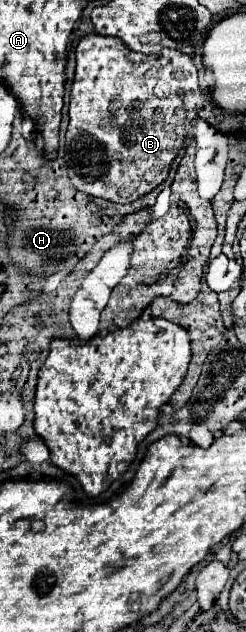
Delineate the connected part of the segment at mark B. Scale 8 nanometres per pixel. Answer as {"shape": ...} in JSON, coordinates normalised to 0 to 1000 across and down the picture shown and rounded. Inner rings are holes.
{"shape":[[[350,55],[325,71],[309,74],[309,119],[301,119],[301,131],[293,131],[293,144],[285,144],[285,198],[268,207],[268,258],[276,258],[276,277],[293,293],[333,302],[358,305],[374,312],[407,312],[407,315],[439,315],[455,321],[537,321],[553,315],[569,315],[577,309],[610,305],[618,299],[634,299],[691,274],[691,261],[707,255],[707,248],[724,245],[724,239],[740,236],[748,220],[764,217],[772,207],[772,191],[805,188],[805,176],[837,166],[837,150],[813,144],[805,138],[805,109],[780,100],[780,93],[756,84],[732,81],[699,81],[699,78],[659,78],[650,84],[553,84],[528,81],[496,62],[472,59],[423,59],[423,55]]]}

